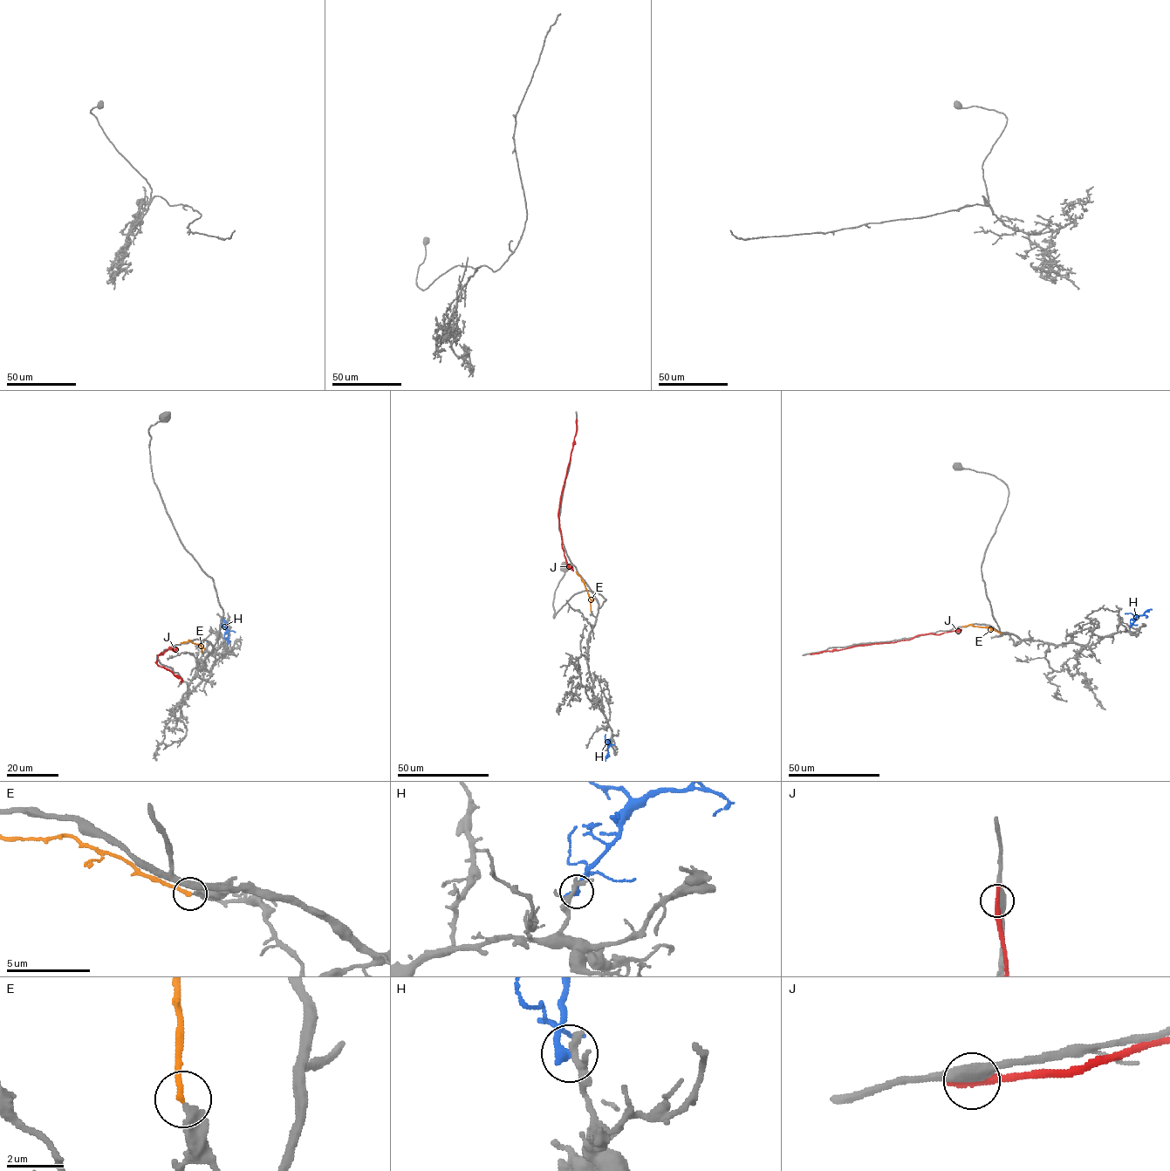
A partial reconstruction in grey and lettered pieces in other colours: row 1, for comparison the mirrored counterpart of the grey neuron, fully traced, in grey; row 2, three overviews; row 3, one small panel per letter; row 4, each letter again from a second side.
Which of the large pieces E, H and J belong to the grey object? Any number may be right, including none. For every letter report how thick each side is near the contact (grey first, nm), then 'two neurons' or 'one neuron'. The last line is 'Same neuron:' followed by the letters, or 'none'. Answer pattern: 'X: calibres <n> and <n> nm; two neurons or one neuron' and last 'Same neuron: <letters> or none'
E: calibres 360 and 200 nm; one neuron
H: calibres 280 and 380 nm; two neurons
J: calibres 440 and 320 nm; two neurons
Same neuron: E

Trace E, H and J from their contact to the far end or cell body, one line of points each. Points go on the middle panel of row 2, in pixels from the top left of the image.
E: (591, 611), (587, 591), (576, 571)
H: (610, 740), (605, 761)
J: (576, 421), (574, 443), (558, 513), (562, 548), (567, 564), (573, 571)

